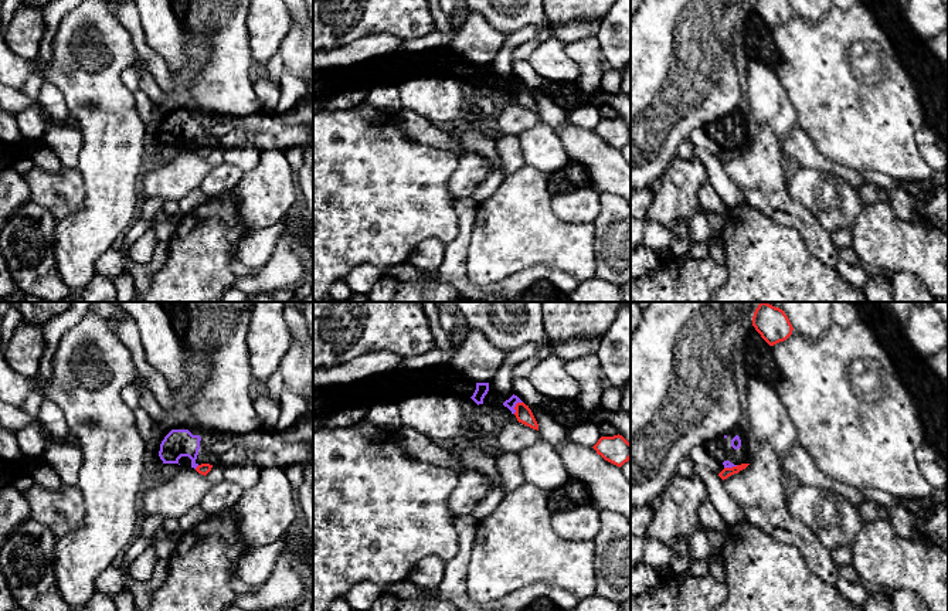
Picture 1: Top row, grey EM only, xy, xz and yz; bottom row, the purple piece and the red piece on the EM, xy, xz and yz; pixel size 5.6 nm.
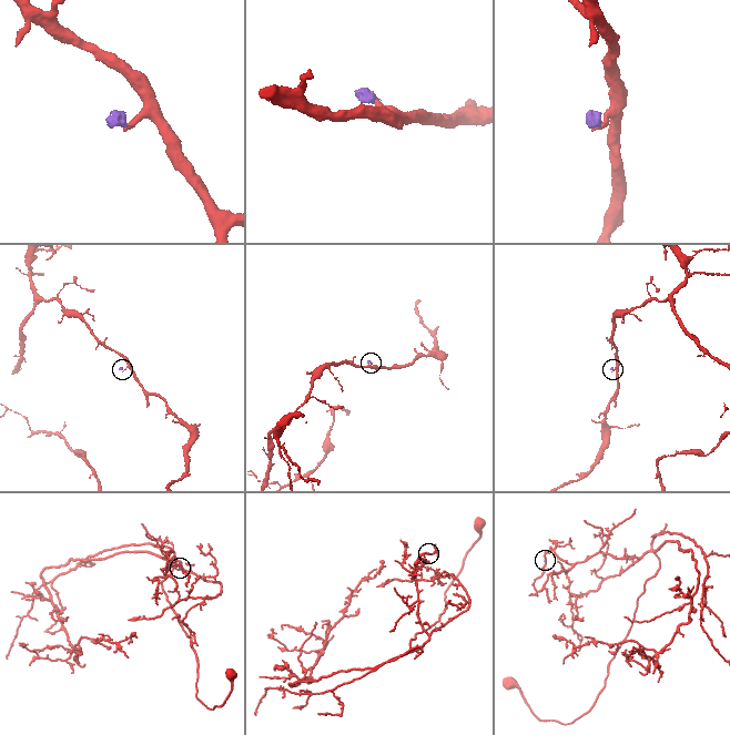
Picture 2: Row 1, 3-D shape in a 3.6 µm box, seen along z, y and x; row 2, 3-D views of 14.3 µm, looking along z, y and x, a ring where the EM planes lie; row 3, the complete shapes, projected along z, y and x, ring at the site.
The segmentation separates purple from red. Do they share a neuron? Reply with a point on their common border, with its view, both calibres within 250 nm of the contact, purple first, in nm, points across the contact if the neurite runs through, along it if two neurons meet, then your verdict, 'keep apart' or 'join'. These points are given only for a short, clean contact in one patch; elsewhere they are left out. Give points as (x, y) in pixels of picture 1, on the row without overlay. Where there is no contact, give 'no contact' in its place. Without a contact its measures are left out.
xz (515, 88) | 60/90 nm | along xz (522, 84), (516, 87), (513, 95) | keep apart

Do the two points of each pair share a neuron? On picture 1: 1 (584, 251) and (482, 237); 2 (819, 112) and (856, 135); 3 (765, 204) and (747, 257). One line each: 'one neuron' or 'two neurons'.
1: one neuron
2: one neuron
3: two neurons

